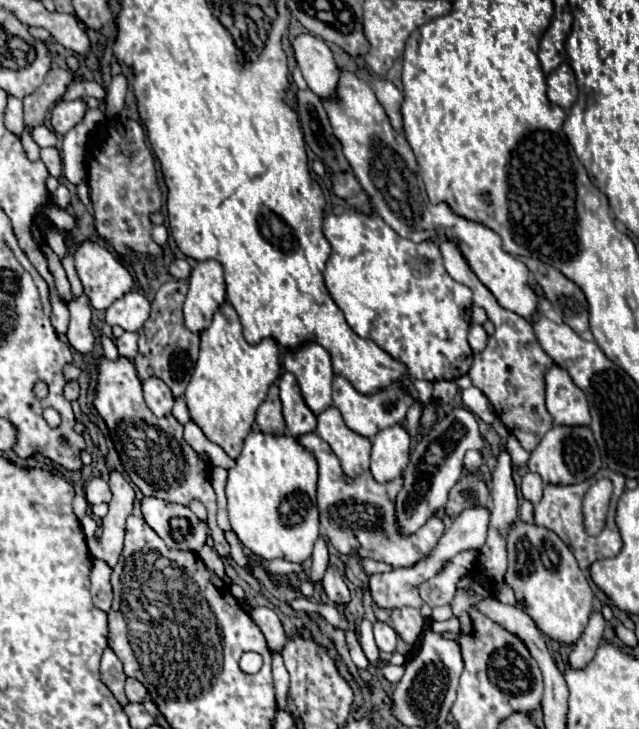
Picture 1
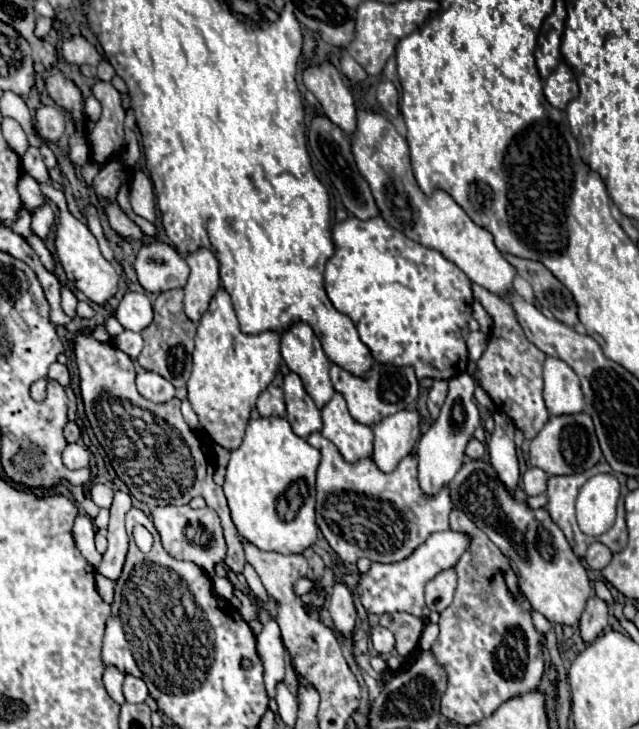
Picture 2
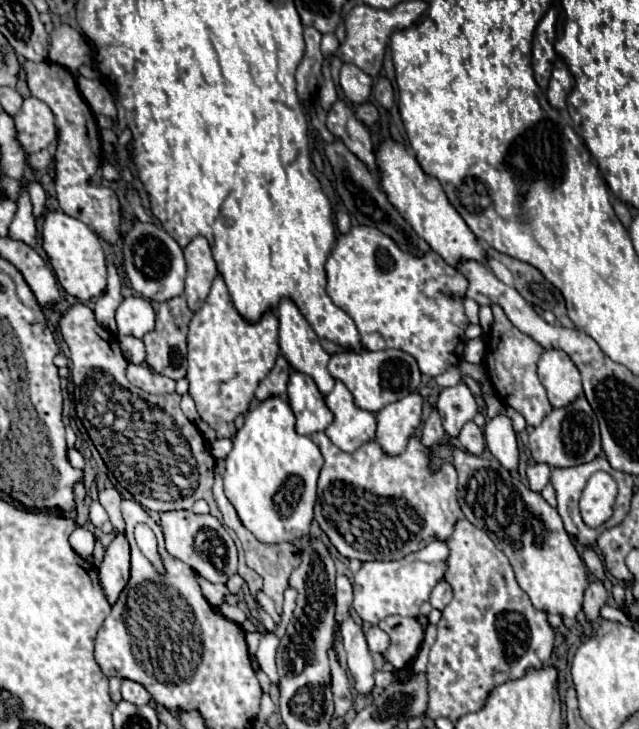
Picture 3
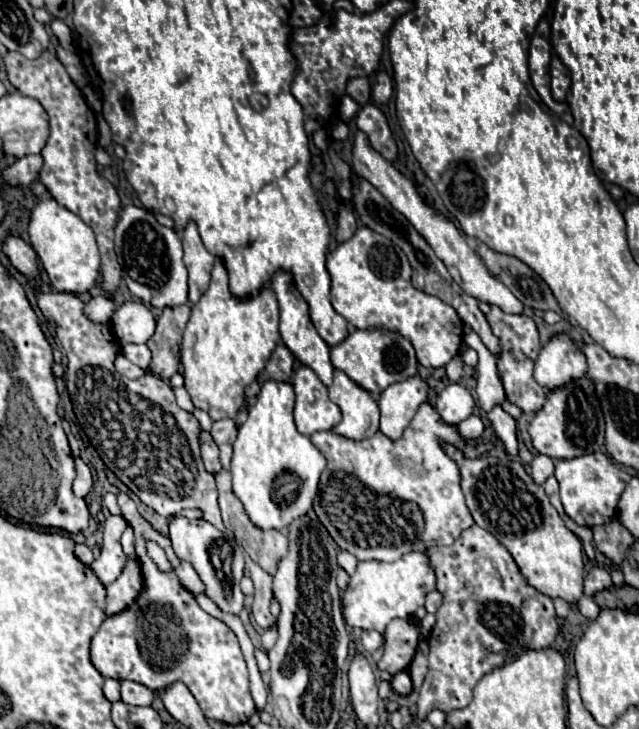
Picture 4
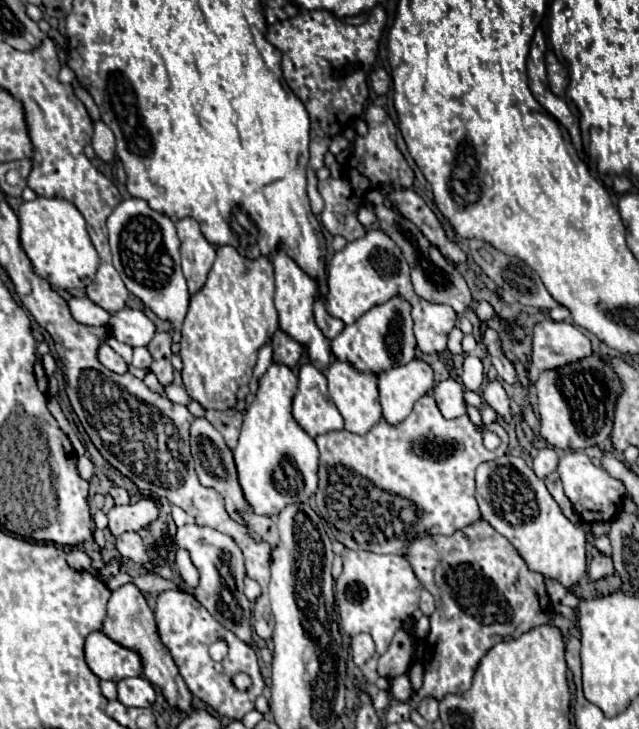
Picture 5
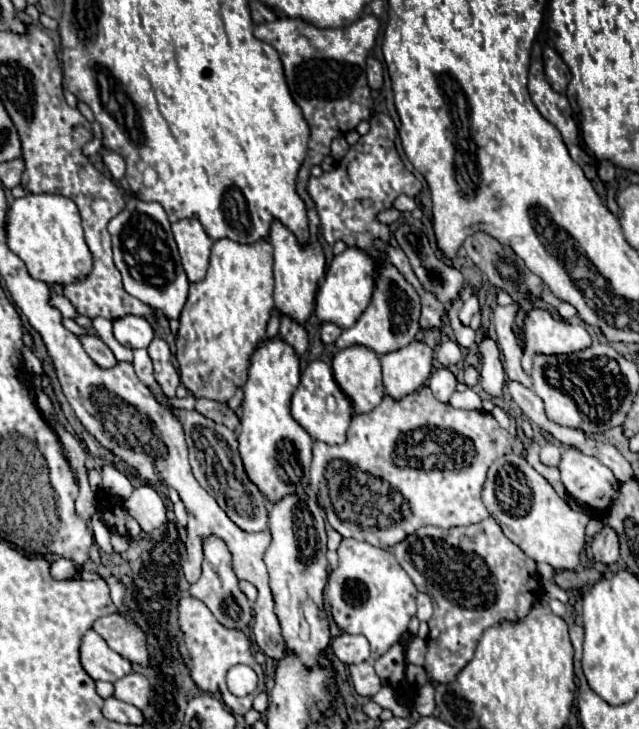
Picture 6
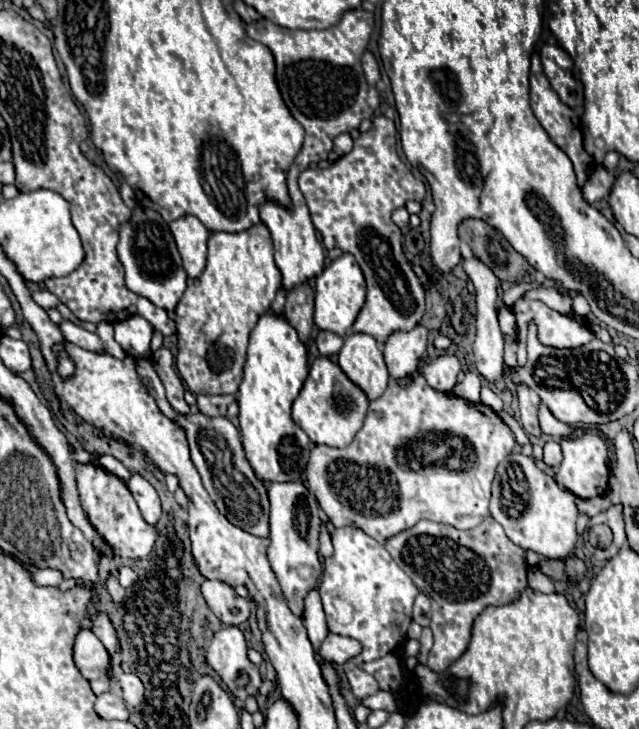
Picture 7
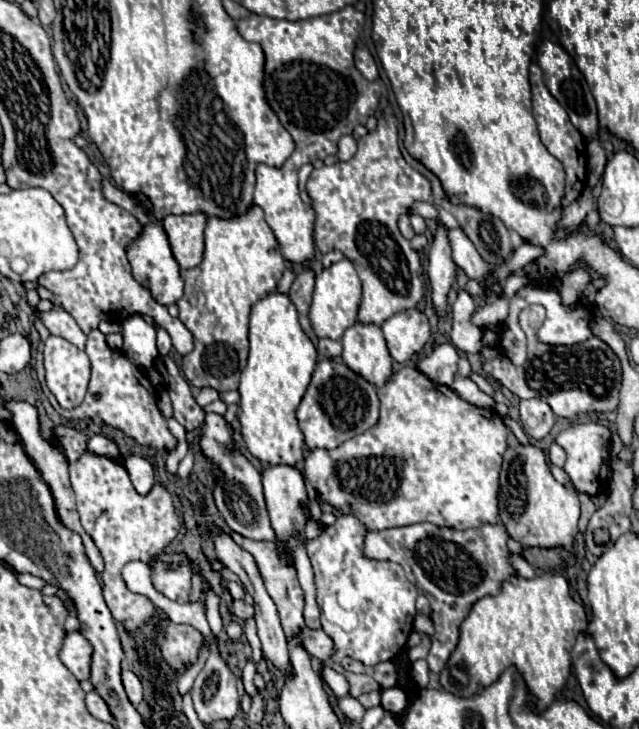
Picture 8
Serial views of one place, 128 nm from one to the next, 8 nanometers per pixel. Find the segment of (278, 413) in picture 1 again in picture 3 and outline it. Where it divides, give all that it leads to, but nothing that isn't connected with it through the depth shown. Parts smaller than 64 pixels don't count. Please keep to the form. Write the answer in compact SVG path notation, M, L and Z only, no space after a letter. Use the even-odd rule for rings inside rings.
M278 356L274 368L268 372L268 376L258 384L256 388L256 400L266 400L272 394L286 396L286 386L288 386L288 376L290 376L290 364L284 360L284 356Z

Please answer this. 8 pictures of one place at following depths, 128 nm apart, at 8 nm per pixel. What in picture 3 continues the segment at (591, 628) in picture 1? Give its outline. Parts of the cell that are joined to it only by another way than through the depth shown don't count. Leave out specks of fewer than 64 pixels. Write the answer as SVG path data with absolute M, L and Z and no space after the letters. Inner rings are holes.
M592 580L584 592L584 612L590 622L598 618L600 606L608 600L608 590L600 580Z

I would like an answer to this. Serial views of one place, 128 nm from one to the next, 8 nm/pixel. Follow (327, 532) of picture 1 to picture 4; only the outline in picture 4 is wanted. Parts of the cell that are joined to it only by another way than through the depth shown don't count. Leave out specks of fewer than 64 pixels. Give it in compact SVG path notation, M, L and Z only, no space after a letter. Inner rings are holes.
M428 402L420 404L416 416L408 424L400 440L388 440L388 436L384 436L380 430L366 440L350 440L332 430L316 432L314 436L310 436L310 440L324 454L328 462L326 470L320 476L320 492L318 498L314 500L314 512L320 518L320 522L326 526L334 542L342 550L354 554L358 560L392 562L398 560L402 554L412 552L414 542L422 542L426 546L452 544L466 528L474 524L460 488L460 468L456 468L456 462L444 452L444 444L452 444L454 448L460 448L464 456L474 460L490 452L494 448L494 440L490 438L478 442L466 440L458 432L458 426L444 424L444 420L440 420L432 404Z

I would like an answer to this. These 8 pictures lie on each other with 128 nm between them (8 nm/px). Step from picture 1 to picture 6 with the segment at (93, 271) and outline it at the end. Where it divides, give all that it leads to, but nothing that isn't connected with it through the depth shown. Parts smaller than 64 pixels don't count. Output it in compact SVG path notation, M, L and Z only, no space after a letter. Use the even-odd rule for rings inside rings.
M26 194L16 198L6 212L8 248L26 264L34 280L46 284L70 284L84 280L92 270L92 254L86 246L76 204L60 194Z

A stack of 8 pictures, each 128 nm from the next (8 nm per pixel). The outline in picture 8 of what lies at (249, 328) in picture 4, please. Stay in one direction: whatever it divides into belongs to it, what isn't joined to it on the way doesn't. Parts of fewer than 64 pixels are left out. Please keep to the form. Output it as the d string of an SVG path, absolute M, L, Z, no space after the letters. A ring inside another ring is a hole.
M252 204L244 214L232 216L232 218L216 218L210 216L204 230L204 258L196 268L180 270L180 276L184 280L184 296L178 302L180 308L180 320L194 336L194 350L182 358L182 370L186 380L196 386L212 386L218 392L222 390L236 390L238 378L246 366L248 356L248 314L256 300L270 294L278 280L282 278L282 272L286 268L286 260L280 252L280 244L272 232L272 228L264 220L264 212L260 206Z

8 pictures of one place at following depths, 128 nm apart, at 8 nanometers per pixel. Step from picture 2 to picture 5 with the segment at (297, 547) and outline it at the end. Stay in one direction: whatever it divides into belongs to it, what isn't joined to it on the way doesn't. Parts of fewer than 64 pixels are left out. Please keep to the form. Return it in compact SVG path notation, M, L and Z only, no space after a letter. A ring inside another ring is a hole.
M272 362L266 374L258 380L256 396L244 414L238 446L234 448L234 460L238 468L238 480L244 490L244 498L248 500L248 504L256 514L276 516L286 504L300 502L300 498L304 498L306 502L316 492L318 448L314 438L310 438L292 416L292 396L296 392L296 386L298 386L298 378L294 376L294 372L286 364ZM284 458L290 458L292 466L302 476L302 480L294 478L296 486L292 494L280 488L274 480L274 470Z

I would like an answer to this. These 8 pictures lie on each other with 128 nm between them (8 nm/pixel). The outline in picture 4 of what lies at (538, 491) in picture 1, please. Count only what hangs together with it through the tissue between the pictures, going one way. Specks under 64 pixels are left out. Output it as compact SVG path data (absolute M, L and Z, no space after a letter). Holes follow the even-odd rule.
M536 454L530 466L532 466L532 478L536 484L544 484L544 480L554 474L554 462L550 456Z

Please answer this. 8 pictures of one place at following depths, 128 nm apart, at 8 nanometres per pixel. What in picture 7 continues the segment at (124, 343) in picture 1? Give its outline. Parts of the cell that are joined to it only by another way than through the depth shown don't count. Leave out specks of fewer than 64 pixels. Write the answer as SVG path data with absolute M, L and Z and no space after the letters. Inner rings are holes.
M138 360L136 370L138 370L138 376L142 378L142 382L146 384L150 396L156 400L158 408L170 420L178 422L184 428L184 432L188 436L188 444L190 444L192 462L198 468L198 472L202 476L202 482L204 482L204 488L208 490L208 494L214 500L220 514L226 516L228 522L236 524L238 528L244 528L248 534L268 538L268 496L266 496L266 488L264 488L264 482L258 480L258 476L252 472L252 466L248 464L248 460L244 456L240 432L234 428L234 424L224 416L216 416L216 418L204 416L204 414L178 416L172 410L172 406L168 404L166 396L164 396L164 386L162 386L158 374L152 368L152 362L150 360Z

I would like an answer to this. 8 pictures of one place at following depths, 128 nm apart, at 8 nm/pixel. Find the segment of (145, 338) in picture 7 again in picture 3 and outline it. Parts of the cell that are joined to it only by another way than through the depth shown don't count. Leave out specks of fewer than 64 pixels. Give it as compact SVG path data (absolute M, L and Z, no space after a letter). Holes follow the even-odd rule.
M138 296L124 298L116 310L116 324L118 324L118 336L142 338L154 328L154 310L150 302L144 298Z

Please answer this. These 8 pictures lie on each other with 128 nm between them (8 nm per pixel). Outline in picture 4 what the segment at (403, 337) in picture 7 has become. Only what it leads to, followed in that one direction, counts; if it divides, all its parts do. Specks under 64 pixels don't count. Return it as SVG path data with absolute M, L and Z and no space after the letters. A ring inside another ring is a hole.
M410 376L400 384L390 384L380 396L380 432L396 440L402 436L404 428L410 424L418 406L426 402L428 384L424 378Z

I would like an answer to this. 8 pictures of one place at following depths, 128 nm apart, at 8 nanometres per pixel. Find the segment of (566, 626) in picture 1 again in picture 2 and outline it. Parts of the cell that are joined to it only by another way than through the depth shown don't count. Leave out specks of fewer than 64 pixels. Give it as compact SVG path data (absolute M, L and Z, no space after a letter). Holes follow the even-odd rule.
M466 460L450 482L450 498L498 548L510 558L520 590L532 604L532 610L544 614L554 624L576 624L592 594L586 568L572 552L564 532L548 516L546 508L532 510L518 502L500 482L492 464L484 460Z

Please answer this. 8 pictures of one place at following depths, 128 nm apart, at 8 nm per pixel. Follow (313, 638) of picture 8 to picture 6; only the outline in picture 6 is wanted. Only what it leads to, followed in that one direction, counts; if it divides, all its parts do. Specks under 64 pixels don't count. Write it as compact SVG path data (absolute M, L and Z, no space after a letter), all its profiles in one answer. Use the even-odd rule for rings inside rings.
M340 634L330 642L330 648L334 656L344 664L360 664L370 656L370 646L364 636Z

